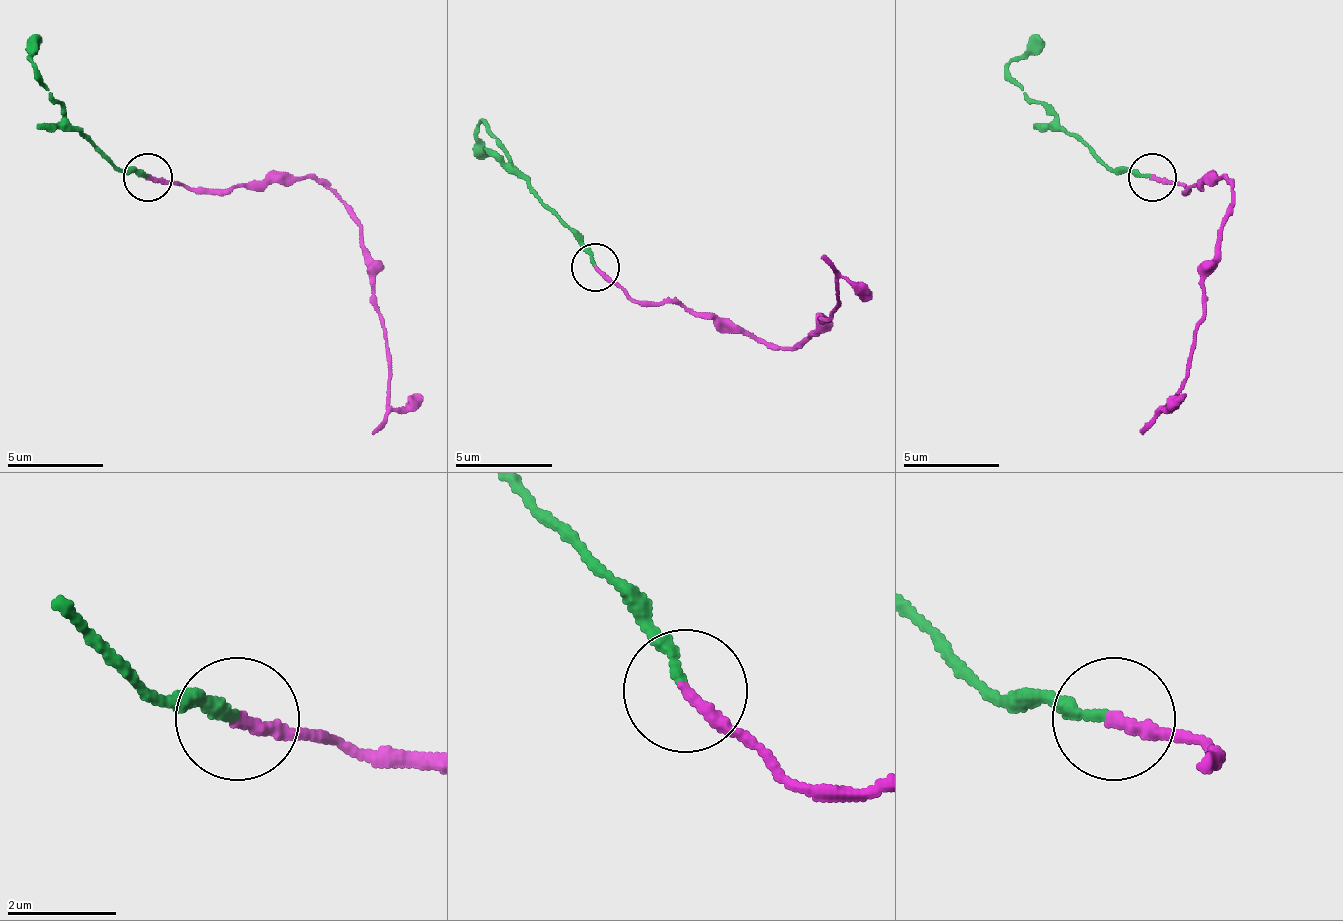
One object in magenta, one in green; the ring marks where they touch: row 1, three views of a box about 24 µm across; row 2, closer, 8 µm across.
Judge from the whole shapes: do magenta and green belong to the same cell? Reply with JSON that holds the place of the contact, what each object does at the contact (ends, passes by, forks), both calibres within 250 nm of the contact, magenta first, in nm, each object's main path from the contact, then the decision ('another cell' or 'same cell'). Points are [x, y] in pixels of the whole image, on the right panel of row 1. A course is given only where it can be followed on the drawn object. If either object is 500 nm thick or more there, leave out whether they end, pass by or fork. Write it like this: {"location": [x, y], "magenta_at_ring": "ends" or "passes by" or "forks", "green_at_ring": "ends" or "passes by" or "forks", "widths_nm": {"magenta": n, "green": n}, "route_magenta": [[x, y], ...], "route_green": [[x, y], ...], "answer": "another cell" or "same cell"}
{"location": [1152, 177], "magenta_at_ring": "ends", "green_at_ring": "ends", "widths_nm": {"magenta": 240, "green": 200}, "route_magenta": [[1151, 175], [1185, 190], [1218, 175], [1233, 190], [1233, 214], [1218, 228], [1189, 378], [1160, 407], [1185, 397]], "route_green": [[1151, 175], [1107, 171], [1021, 89], [1006, 69], [1026, 60], [1045, 41]], "answer": "same cell"}

